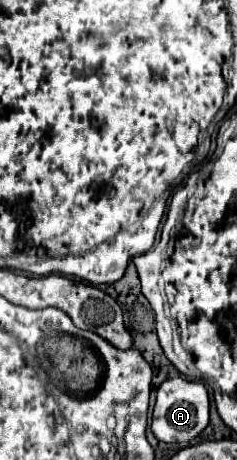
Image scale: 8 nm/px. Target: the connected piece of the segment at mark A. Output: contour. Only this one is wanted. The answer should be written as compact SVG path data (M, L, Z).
M181 376L165 380L157 388L157 402L153 408L151 430L161 442L177 442L185 444L201 434L201 430L209 424L209 396L201 382L191 382Z

